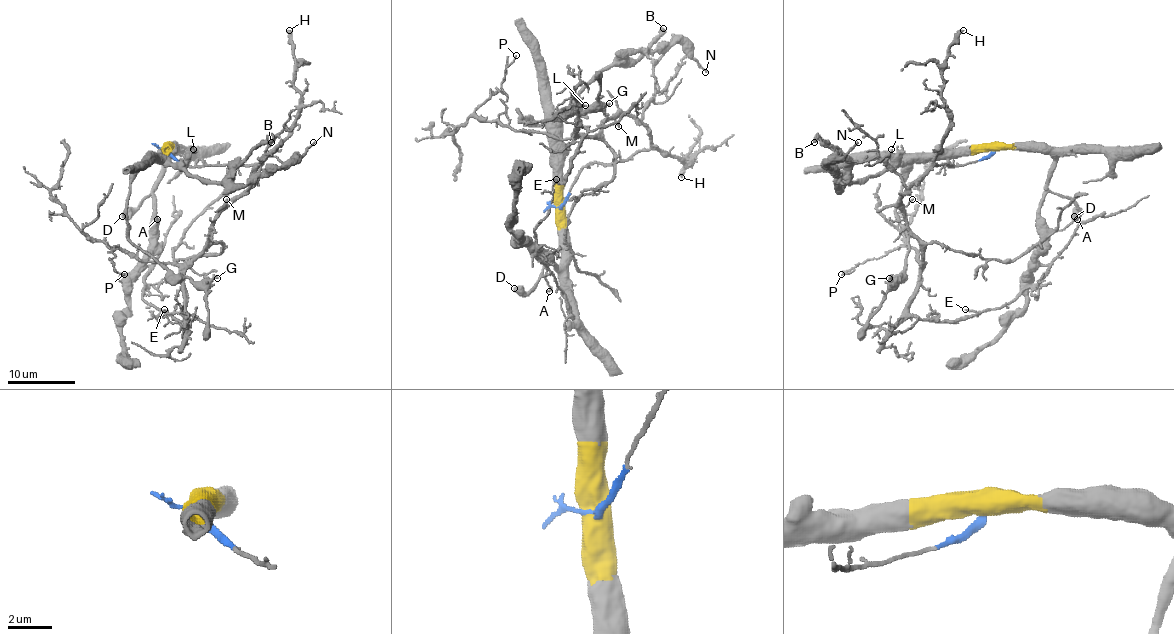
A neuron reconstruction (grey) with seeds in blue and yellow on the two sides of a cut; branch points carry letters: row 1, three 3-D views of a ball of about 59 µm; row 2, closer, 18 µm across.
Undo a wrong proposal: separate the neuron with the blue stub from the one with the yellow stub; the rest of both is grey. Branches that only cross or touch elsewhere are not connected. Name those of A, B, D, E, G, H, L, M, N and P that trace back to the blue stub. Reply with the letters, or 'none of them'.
E, H, M, P

